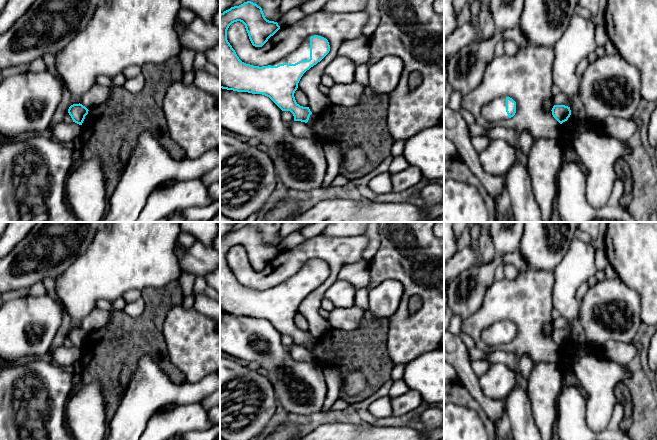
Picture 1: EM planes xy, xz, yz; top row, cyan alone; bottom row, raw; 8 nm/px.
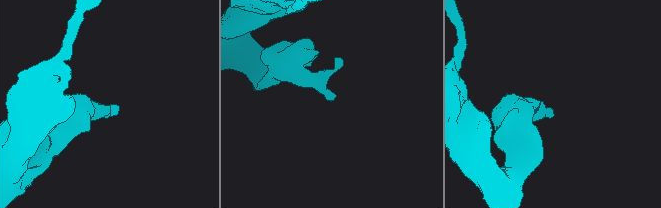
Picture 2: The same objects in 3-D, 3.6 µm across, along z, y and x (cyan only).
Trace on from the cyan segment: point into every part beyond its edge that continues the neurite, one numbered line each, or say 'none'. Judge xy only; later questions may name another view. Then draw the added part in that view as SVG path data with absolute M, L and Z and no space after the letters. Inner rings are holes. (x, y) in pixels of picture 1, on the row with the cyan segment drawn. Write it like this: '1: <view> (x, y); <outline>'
none

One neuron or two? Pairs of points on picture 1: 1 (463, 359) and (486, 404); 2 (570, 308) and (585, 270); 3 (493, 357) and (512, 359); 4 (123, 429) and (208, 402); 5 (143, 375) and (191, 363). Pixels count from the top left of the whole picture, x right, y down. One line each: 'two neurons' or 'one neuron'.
1: one neuron
2: one neuron
3: one neuron
4: two neurons
5: two neurons

